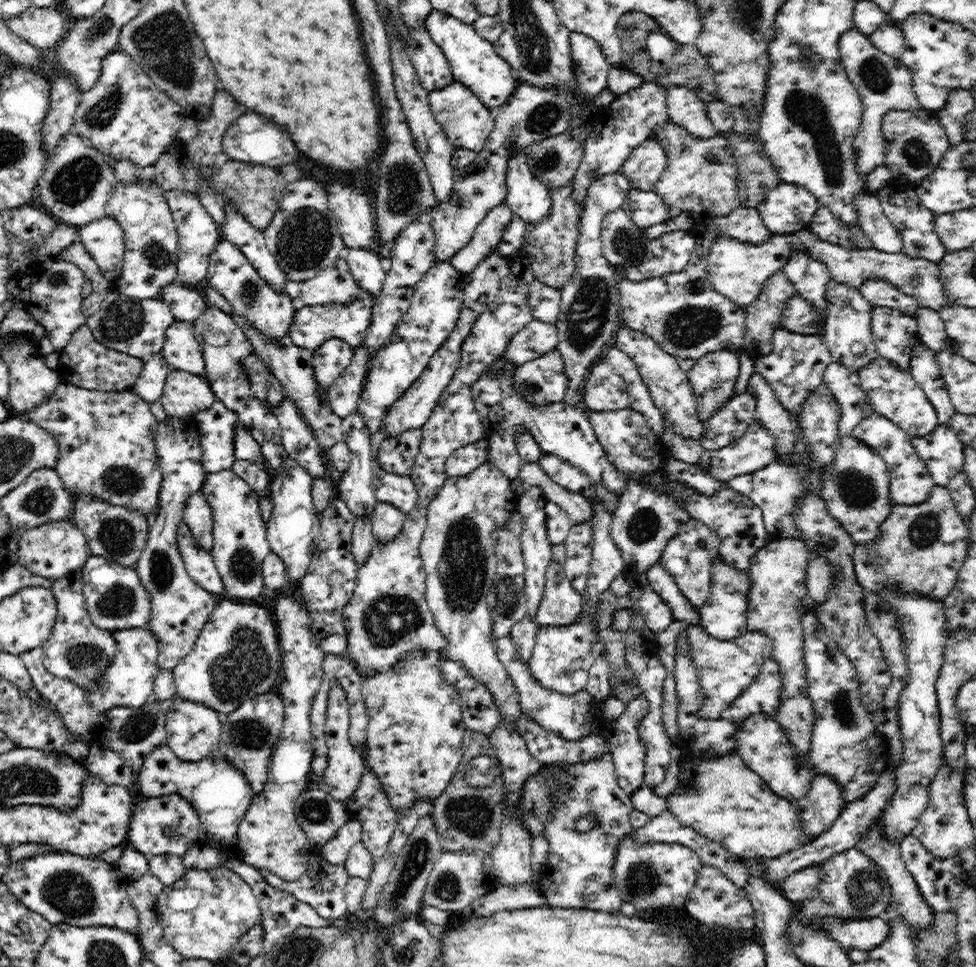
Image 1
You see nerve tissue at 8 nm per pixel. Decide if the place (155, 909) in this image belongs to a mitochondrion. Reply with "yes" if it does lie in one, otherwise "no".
no

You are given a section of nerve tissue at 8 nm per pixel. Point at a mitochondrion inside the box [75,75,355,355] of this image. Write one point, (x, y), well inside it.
(304, 238)

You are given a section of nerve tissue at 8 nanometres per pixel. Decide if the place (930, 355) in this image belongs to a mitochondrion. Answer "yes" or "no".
no

